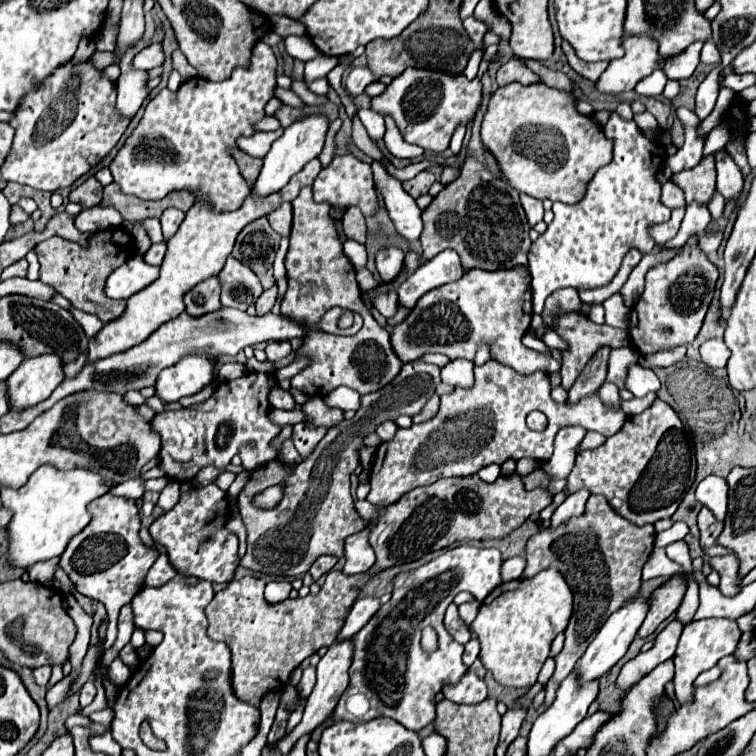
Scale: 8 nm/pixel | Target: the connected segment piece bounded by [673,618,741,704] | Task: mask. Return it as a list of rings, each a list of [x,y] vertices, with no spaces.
[[[705,618],[705,620],[693,620],[689,624],[685,624],[677,652],[673,656],[675,662],[675,696],[679,700],[679,704],[687,704],[693,702],[693,682],[695,678],[703,672],[713,668],[723,656],[735,652],[737,640],[741,638],[741,630],[737,628],[737,622],[727,620],[727,618]]]

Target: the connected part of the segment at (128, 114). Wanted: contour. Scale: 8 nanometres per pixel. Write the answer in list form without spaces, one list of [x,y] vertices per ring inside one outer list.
[[[143,42],[129,50],[129,56],[123,56],[121,60],[121,76],[117,80],[117,104],[115,104],[115,112],[121,118],[133,118],[135,112],[141,108],[145,96],[149,94],[149,90],[145,88],[147,74],[143,70],[131,68],[131,60],[141,48]]]

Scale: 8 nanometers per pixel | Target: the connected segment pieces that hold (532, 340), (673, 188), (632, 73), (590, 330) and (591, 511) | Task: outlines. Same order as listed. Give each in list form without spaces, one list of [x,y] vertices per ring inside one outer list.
[[[529,333],[525,334],[525,336],[522,338],[522,342],[528,348],[548,355],[551,354],[549,347],[546,346],[542,340],[531,336]]]
[[[667,180],[661,188],[661,202],[671,210],[685,208],[685,192],[673,180]]]
[[[629,36],[623,40],[625,56],[611,60],[609,68],[599,76],[595,88],[603,94],[621,94],[633,90],[635,84],[649,76],[653,70],[663,68],[665,60],[659,60],[657,44],[649,36]]]
[[[563,312],[557,316],[557,320],[553,322],[553,330],[567,342],[567,348],[561,350],[561,386],[565,390],[569,390],[573,386],[573,382],[577,380],[577,376],[581,374],[581,370],[585,368],[585,364],[589,362],[589,358],[597,352],[597,348],[601,346],[611,346],[611,348],[619,348],[619,346],[629,346],[629,336],[627,330],[615,328],[615,330],[607,330],[607,326],[599,326],[595,322],[591,322],[585,314],[581,312]]]
[[[591,494],[587,508],[579,518],[571,518],[567,524],[555,530],[541,530],[531,536],[525,546],[527,566],[521,578],[531,578],[535,566],[549,566],[563,574],[573,592],[573,616],[565,630],[565,646],[555,656],[557,668],[545,686],[545,706],[555,700],[555,692],[563,678],[567,678],[575,666],[575,660],[583,654],[583,648],[591,642],[591,636],[603,626],[603,622],[621,606],[631,602],[639,594],[641,568],[653,550],[655,528],[653,524],[635,526],[621,518],[607,504],[607,498]]]

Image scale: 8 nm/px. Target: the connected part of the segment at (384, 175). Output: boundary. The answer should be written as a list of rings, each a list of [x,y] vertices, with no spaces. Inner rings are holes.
[[[387,158],[383,160],[373,160],[373,176],[375,176],[375,186],[381,192],[383,204],[395,224],[395,230],[409,242],[419,240],[423,232],[423,222],[421,222],[421,208],[417,206],[415,198],[403,190],[401,180],[397,180],[393,174],[387,170]]]

